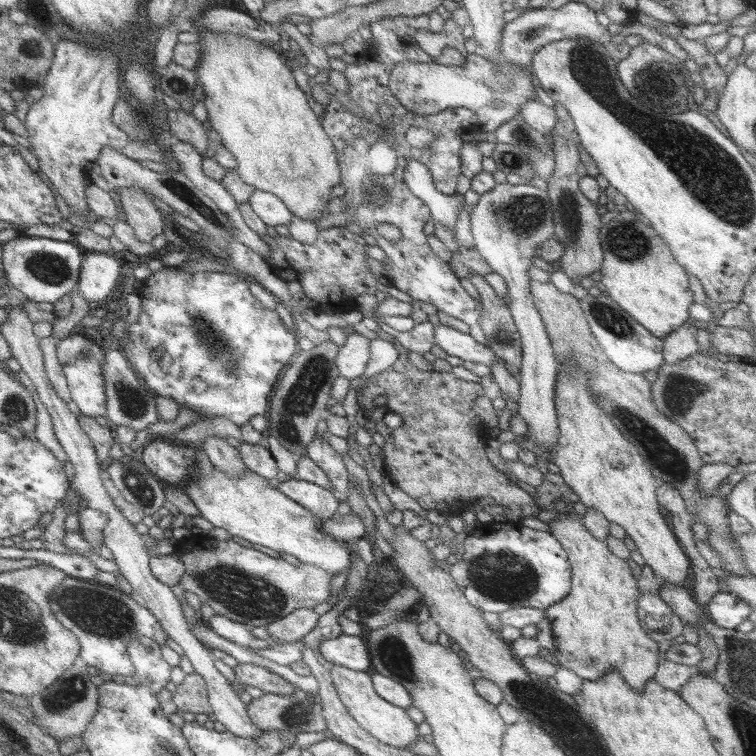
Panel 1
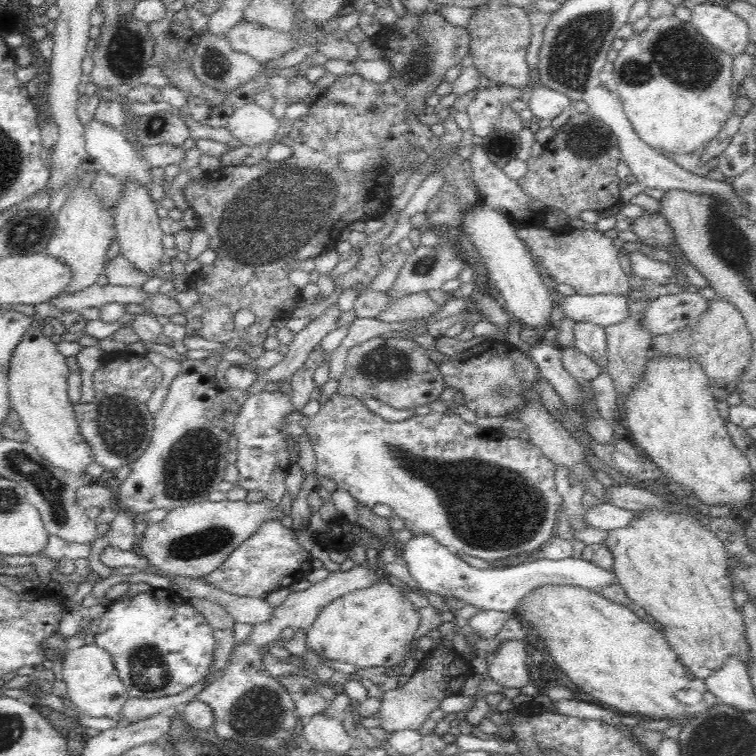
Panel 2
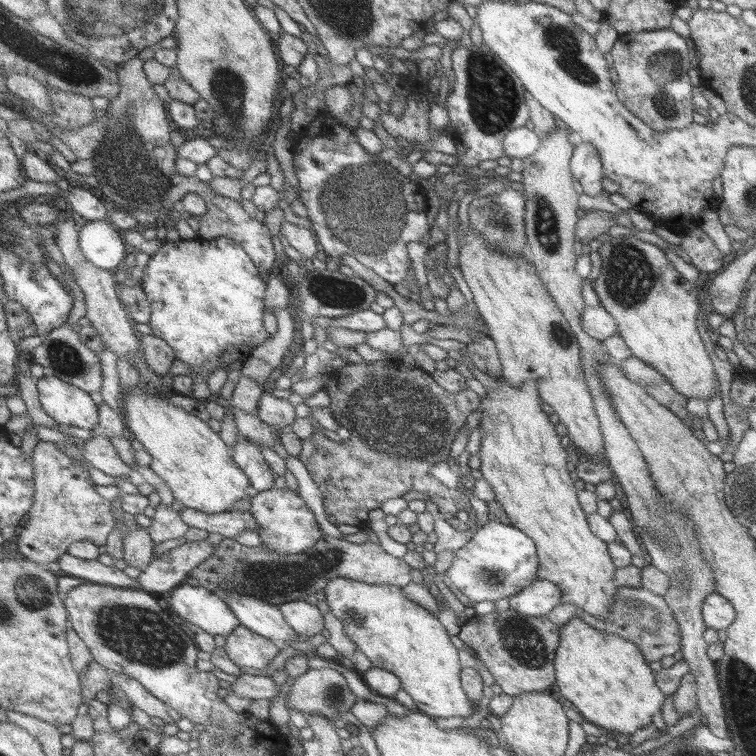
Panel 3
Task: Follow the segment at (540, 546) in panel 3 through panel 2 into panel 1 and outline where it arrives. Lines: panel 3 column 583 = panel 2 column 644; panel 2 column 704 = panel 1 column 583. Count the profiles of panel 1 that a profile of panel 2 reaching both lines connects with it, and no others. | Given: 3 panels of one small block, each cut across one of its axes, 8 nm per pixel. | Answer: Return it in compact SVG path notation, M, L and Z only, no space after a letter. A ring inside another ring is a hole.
M558 509L560 517L549 523L549 532L562 546L569 564L569 593L563 601L545 609L551 625L554 656L559 667L566 668L584 680L599 680L608 670L619 674L635 692L643 691L648 680L654 678L658 662L657 644L647 637L637 620L638 581L633 578L625 561L611 554L605 541L593 538L580 523L580 515L572 510Z

